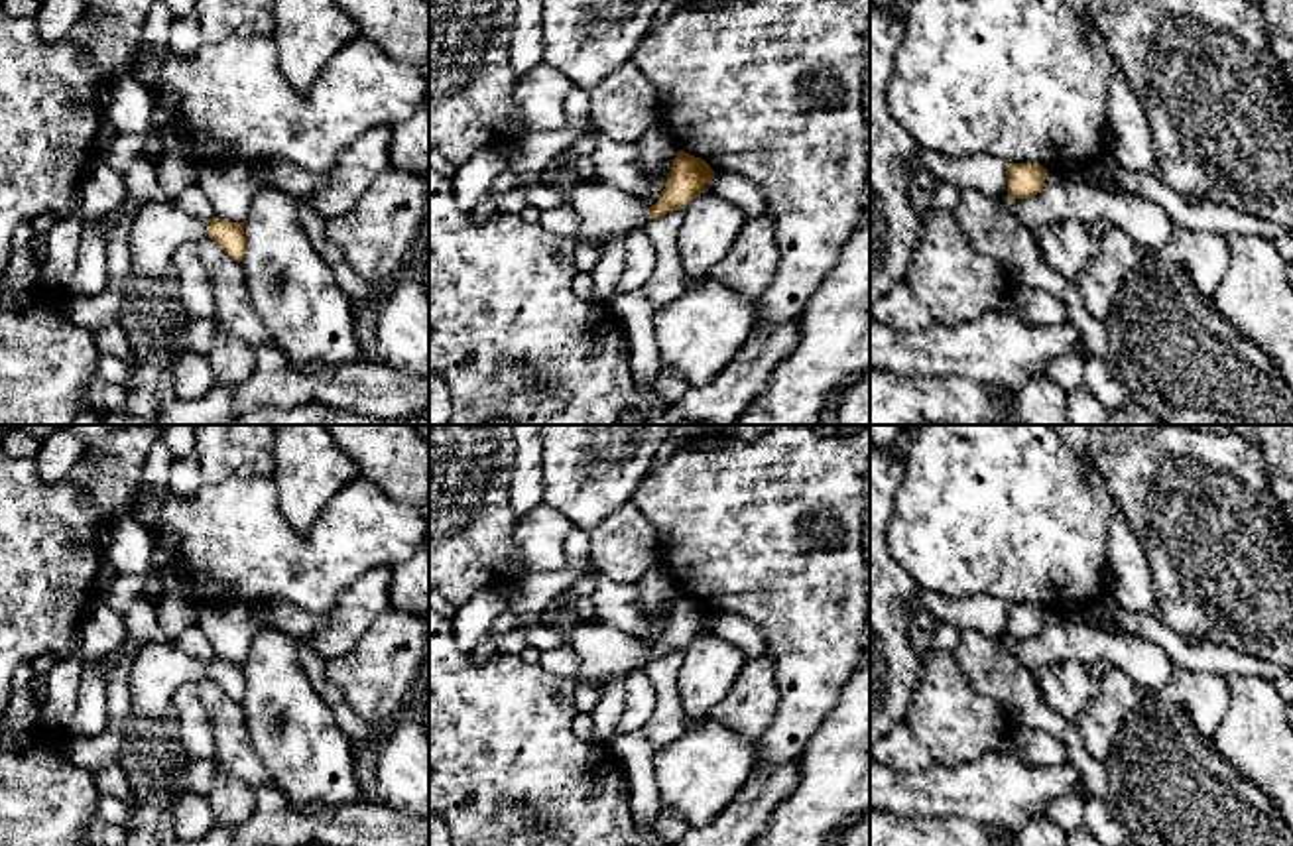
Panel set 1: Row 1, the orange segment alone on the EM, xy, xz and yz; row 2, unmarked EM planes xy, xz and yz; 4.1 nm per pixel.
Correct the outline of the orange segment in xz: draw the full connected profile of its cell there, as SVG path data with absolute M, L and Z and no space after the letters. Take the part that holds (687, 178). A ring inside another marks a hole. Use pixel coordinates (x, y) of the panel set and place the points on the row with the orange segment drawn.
M679 151L659 201L649 209L638 197L598 179L579 181L567 199L579 216L573 244L600 250L612 236L628 238L647 218L683 211L697 195L708 191L705 183L712 179L714 171L705 159Z

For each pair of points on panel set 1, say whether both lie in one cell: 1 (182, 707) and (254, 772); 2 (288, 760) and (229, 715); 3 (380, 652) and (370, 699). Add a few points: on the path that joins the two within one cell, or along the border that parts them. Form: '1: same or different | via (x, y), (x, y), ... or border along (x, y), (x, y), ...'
1: different | border along (199, 689), (199, 699), (211, 726), (215, 758)
2: different | border along (239, 703), (248, 740), (268, 770)
3: same | via (380, 664), (376, 687)

